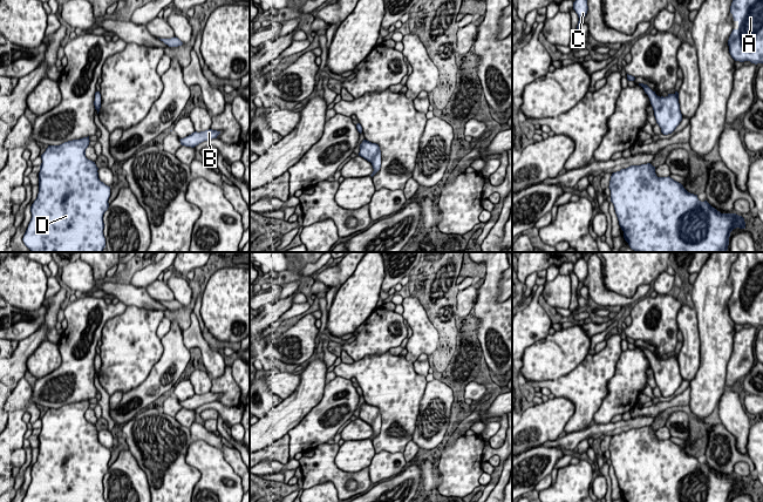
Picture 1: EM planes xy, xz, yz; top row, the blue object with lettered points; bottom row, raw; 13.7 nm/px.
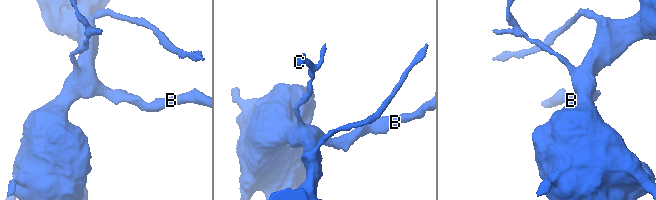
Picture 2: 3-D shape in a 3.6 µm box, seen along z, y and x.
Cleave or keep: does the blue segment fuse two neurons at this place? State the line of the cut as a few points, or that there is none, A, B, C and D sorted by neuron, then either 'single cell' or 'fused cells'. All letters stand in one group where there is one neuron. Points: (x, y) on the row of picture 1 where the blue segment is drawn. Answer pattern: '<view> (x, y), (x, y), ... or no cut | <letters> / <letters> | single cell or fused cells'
xz (358, 124), (361, 131) | A B D / C | fused cells

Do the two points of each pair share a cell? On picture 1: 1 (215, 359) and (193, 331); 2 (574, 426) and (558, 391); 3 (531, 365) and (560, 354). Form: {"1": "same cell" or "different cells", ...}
{"1": "same cell", "2": "same cell", "3": "same cell"}

